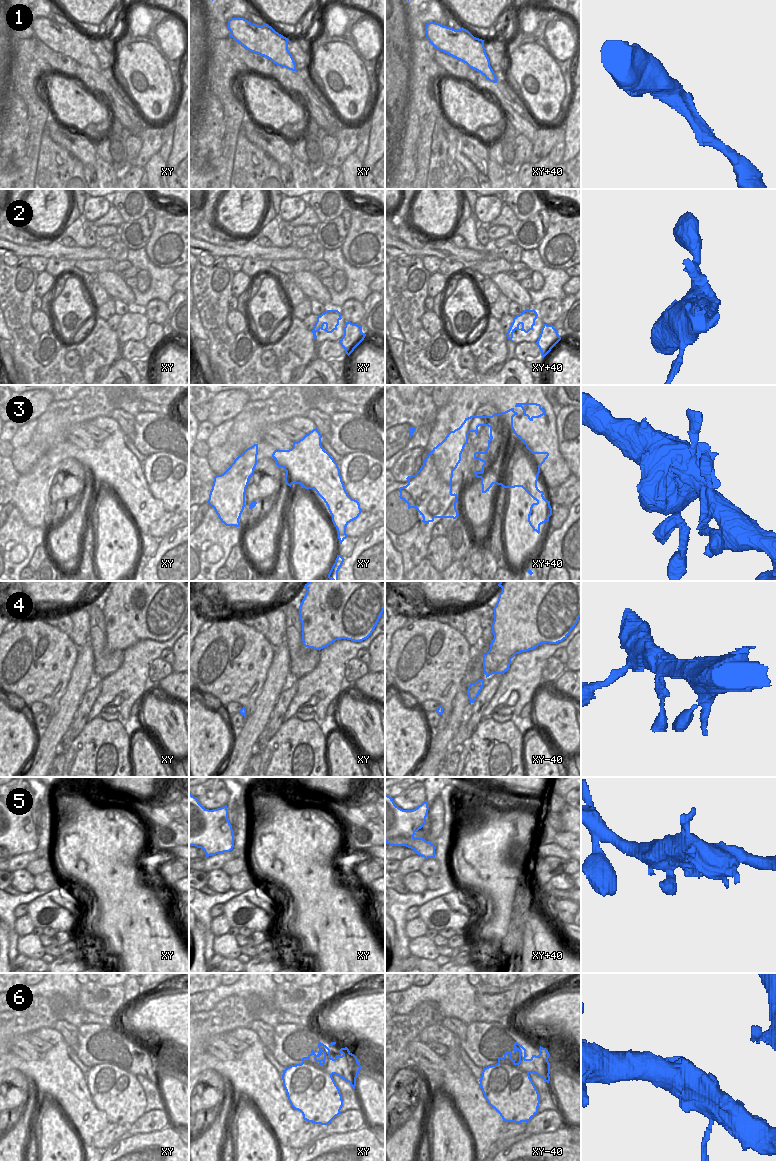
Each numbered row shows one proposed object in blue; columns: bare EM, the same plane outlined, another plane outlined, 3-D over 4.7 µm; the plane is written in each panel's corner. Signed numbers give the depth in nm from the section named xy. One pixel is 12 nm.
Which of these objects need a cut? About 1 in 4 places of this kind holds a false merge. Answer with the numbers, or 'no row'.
1, 2

